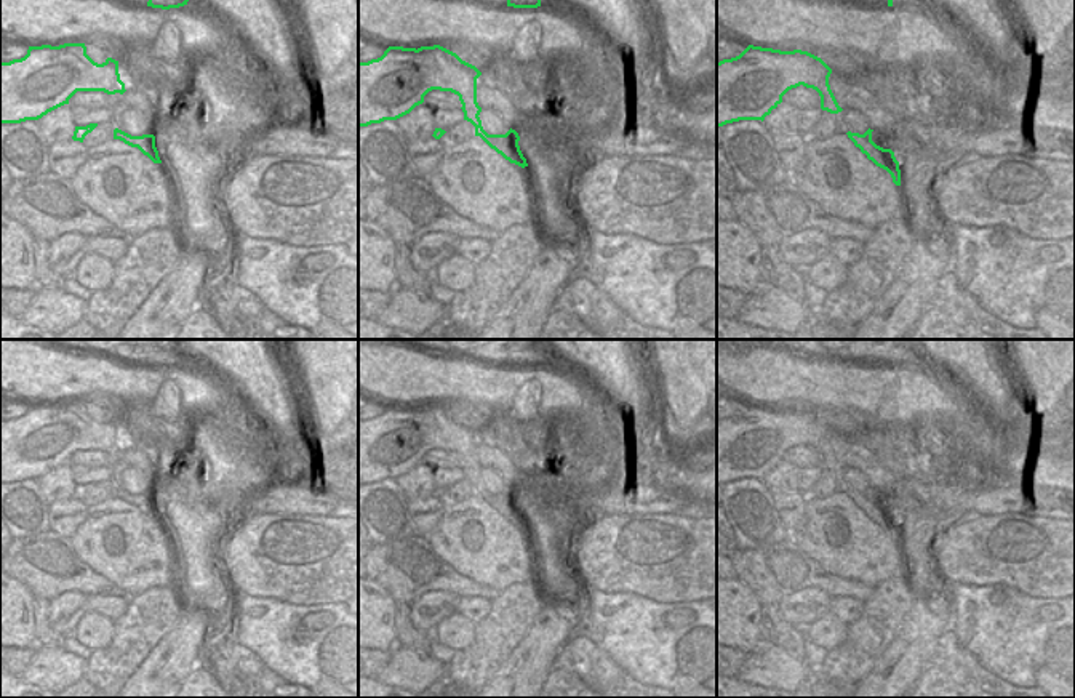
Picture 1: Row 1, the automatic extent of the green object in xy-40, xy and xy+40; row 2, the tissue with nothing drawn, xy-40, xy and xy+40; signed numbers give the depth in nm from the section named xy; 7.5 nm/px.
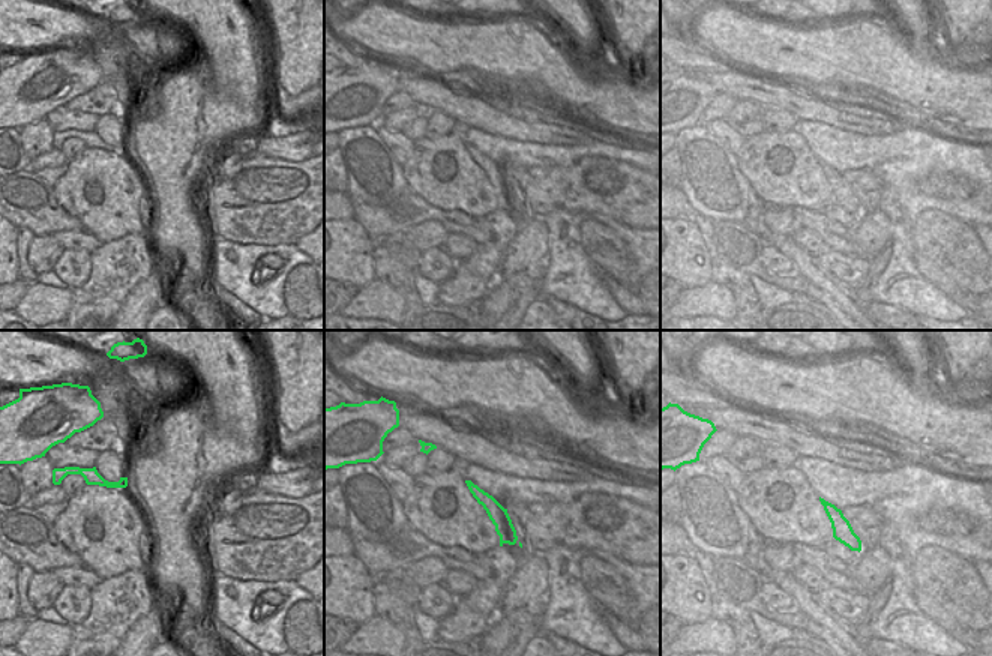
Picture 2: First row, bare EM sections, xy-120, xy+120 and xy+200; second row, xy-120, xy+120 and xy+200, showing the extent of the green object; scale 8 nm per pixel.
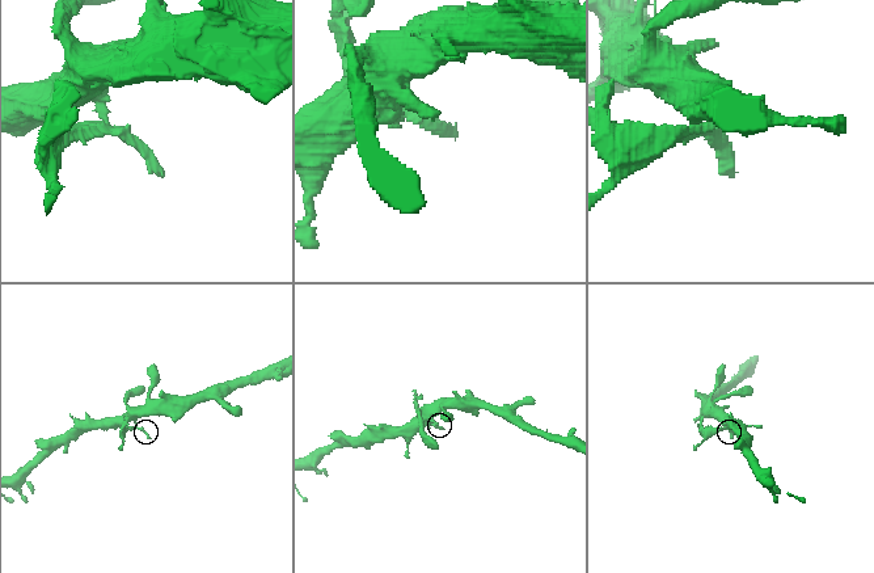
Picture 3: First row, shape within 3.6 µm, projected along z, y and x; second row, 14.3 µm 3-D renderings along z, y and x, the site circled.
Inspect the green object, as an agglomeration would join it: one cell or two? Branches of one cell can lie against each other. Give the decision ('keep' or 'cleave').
cleave

